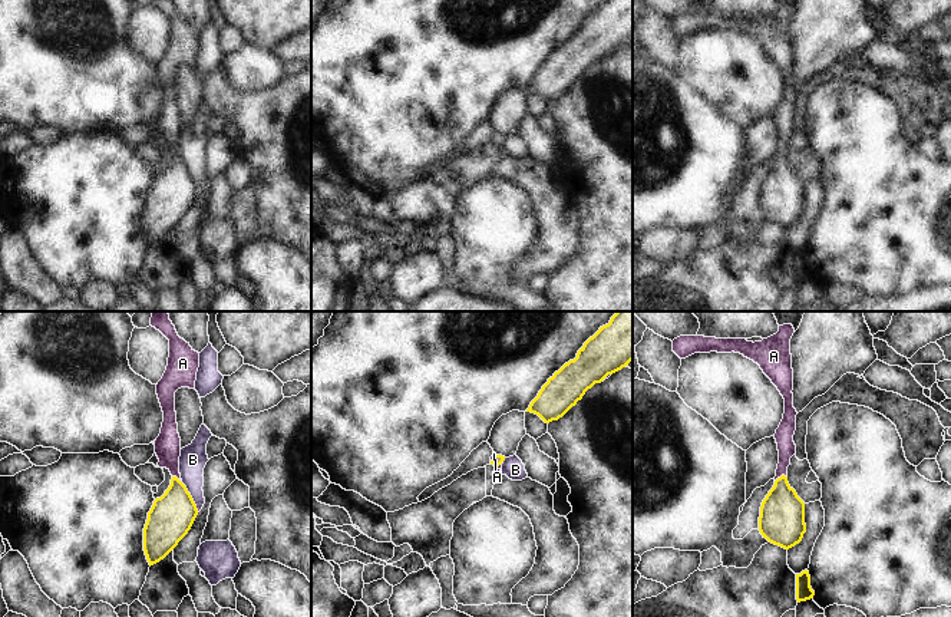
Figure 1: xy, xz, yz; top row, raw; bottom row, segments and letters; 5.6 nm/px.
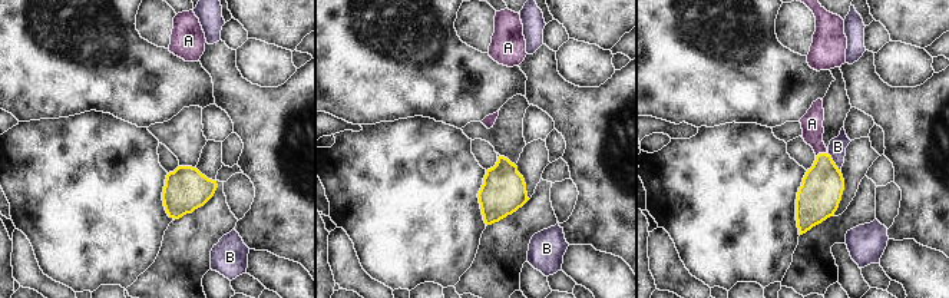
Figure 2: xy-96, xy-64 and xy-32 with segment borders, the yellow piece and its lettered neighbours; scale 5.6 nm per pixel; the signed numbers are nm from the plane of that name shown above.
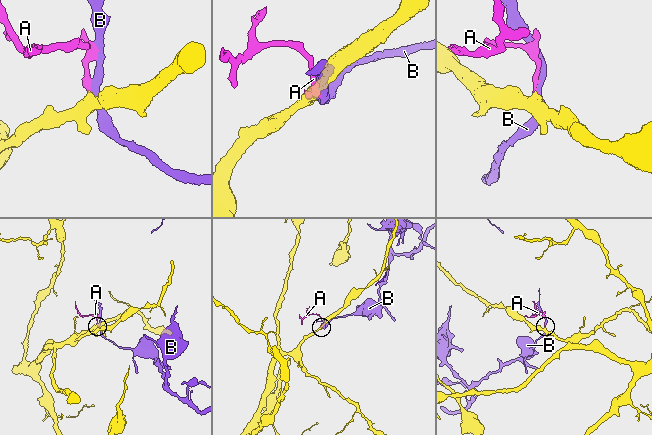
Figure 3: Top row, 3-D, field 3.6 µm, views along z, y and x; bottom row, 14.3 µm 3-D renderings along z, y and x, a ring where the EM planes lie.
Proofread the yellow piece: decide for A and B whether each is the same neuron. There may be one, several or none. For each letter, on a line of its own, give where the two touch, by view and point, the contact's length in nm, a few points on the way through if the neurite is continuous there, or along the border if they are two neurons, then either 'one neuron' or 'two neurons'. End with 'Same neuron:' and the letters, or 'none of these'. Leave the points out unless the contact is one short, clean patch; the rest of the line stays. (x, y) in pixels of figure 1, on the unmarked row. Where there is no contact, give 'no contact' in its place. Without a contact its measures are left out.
A: contact yz (782, 154); length 80 nm; way yz (782, 192), (782, 154), (785, 111); one neuron
B: contact xy (191, 175); length 190 nm; border xy (181, 161), (198, 190); two neurons
Same neuron: A

